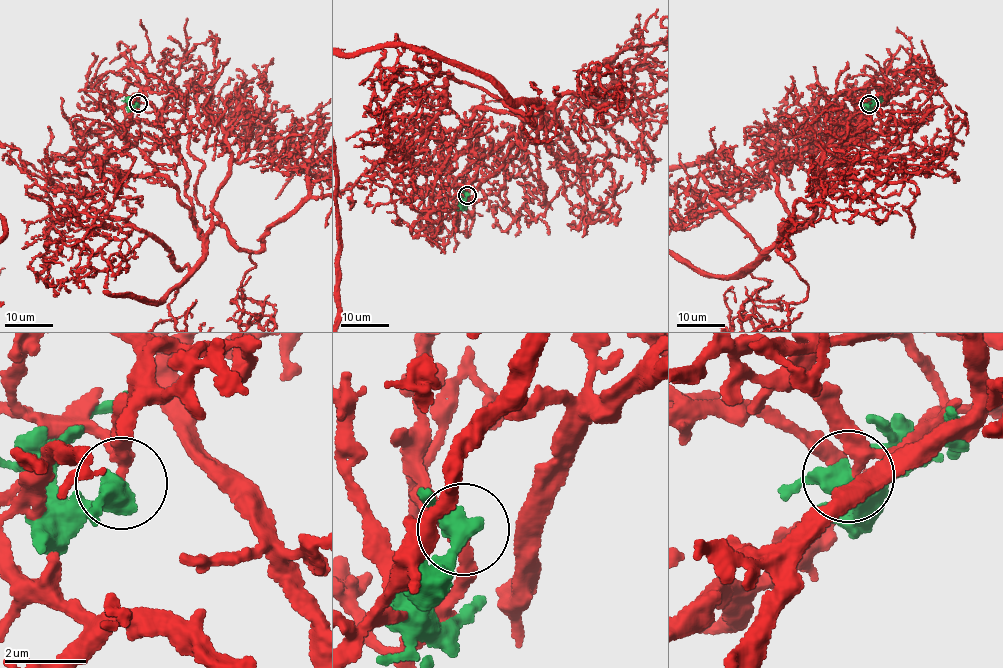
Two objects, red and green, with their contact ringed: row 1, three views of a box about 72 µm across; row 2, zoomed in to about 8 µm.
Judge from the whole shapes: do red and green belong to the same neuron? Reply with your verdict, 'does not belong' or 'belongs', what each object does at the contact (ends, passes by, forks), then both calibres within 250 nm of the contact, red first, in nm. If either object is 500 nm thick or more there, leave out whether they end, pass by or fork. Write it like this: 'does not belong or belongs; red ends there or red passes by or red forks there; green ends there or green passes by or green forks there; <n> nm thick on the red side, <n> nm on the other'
does not belong; red passes by; green passes by; 240 nm thick on the red side, 440 nm on the other

